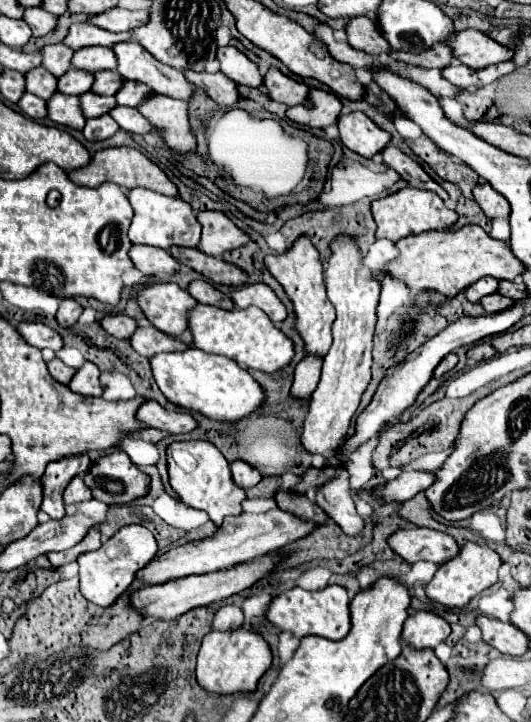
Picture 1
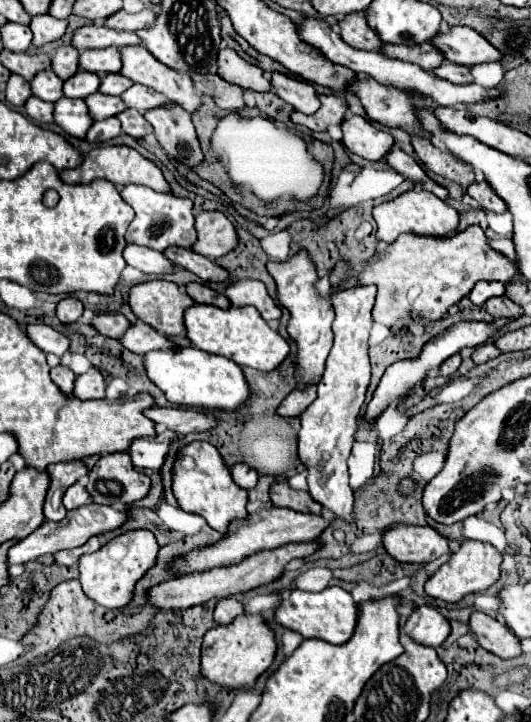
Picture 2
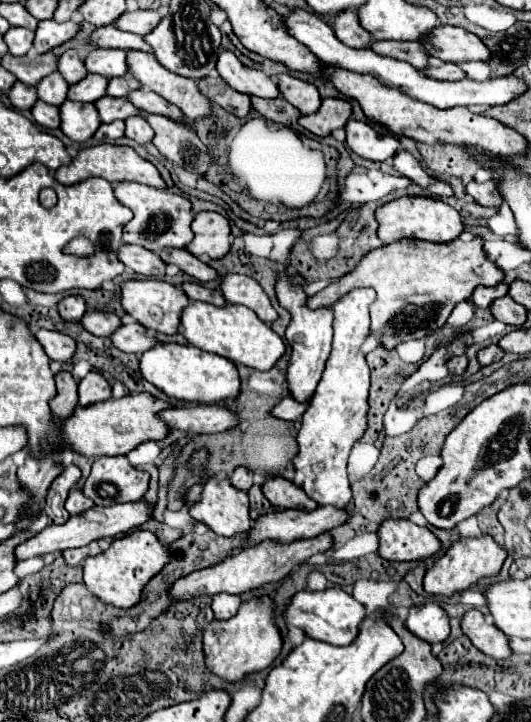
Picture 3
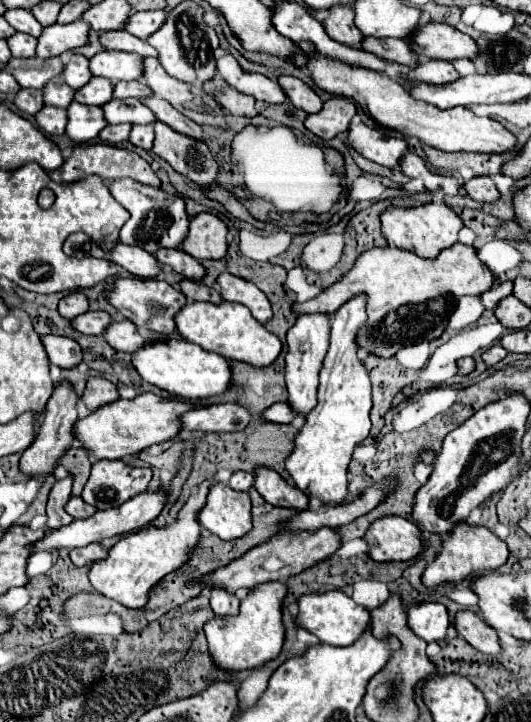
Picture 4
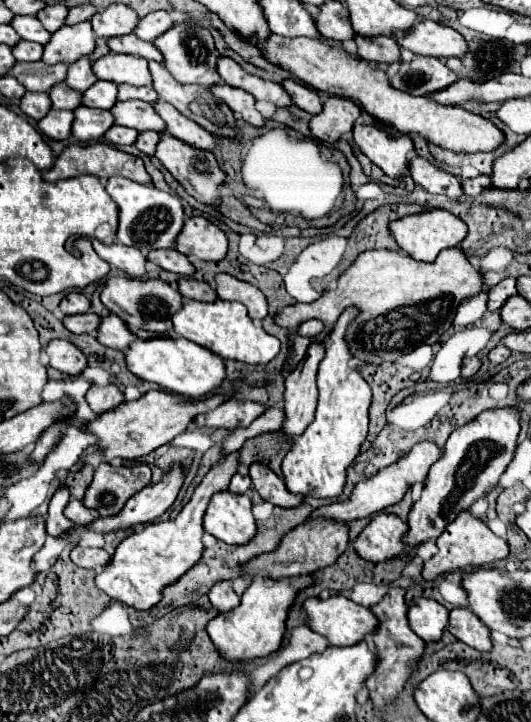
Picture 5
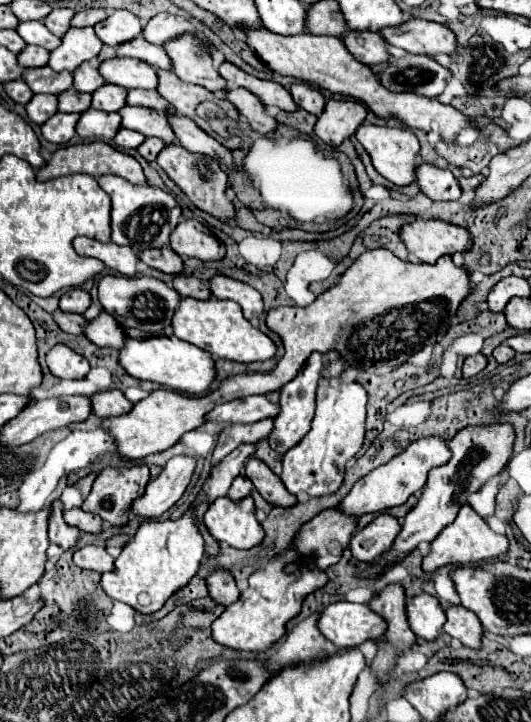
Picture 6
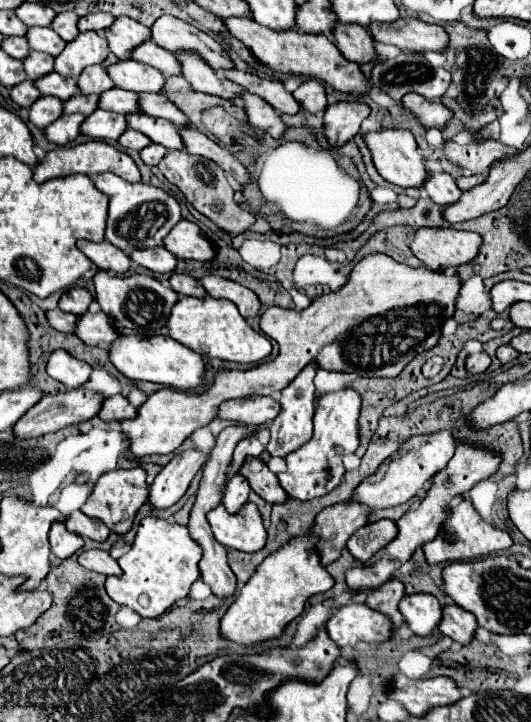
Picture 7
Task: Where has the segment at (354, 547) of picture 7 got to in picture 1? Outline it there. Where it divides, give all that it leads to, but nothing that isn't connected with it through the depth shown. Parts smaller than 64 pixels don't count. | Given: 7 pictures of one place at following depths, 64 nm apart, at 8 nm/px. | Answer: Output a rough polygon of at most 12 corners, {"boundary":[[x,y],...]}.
{"boundary":[[400,528],[388,544],[410,564],[444,564],[458,554],[452,536]]}

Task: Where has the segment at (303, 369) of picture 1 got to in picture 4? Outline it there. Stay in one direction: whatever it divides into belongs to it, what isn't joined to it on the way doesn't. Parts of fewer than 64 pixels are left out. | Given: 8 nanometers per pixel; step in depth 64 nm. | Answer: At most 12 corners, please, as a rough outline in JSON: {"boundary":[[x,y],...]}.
{"boundary":[[284,402],[264,410],[264,422],[290,424],[294,412]]}

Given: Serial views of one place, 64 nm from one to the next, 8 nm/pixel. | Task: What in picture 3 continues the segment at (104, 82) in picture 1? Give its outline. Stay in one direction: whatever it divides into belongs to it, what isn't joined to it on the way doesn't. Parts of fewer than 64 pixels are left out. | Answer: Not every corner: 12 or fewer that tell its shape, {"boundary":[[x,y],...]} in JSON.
{"boundary":[[132,76],[112,78],[108,94],[124,98],[142,84]]}

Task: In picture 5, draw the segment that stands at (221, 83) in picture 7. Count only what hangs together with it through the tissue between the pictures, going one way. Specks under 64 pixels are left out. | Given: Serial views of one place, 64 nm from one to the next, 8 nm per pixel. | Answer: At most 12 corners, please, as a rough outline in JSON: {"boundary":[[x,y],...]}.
{"boundary":[[176,24],[154,40],[184,84],[220,84],[210,32]]}

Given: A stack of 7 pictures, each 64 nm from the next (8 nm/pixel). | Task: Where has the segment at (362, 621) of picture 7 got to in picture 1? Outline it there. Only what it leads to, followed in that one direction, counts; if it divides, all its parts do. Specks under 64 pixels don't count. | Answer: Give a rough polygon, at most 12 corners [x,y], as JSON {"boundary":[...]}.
{"boundary":[[342,586],[290,588],[266,612],[298,638],[342,640],[350,596]]}

